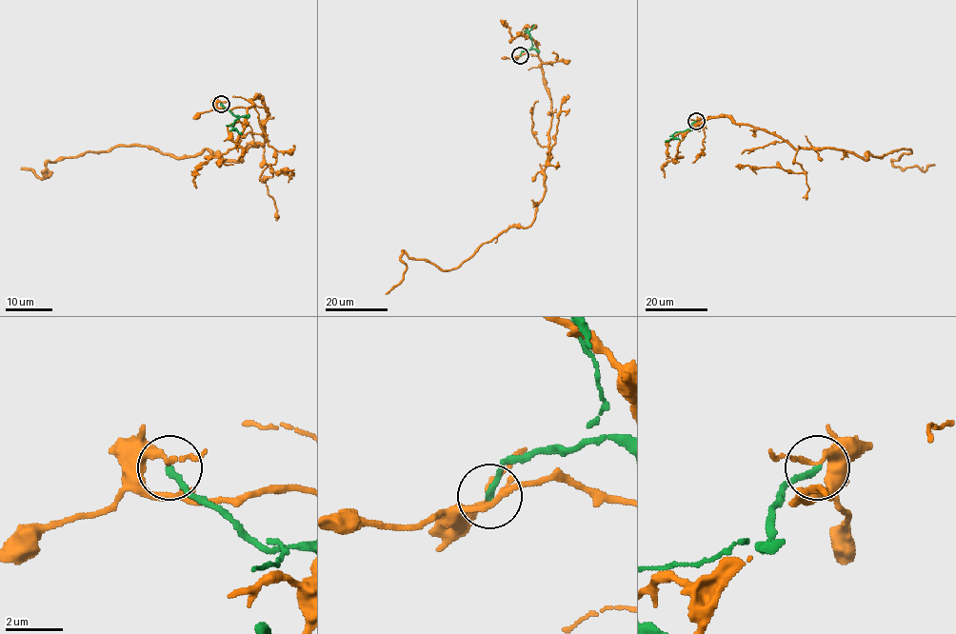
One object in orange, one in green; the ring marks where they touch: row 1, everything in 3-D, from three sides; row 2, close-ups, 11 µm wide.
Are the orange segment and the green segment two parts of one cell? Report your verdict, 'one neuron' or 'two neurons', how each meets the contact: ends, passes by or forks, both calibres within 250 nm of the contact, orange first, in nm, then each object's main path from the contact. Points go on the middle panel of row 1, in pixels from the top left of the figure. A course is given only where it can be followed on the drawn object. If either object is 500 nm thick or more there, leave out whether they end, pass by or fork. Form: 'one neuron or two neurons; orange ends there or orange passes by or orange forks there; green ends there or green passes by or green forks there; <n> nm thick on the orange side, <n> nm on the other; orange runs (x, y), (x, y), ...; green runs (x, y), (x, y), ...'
two neurons; orange passes by; green ends there; 190 nm thick on the orange side, 200 nm on the other; orange runs (520, 55), (538, 57), (551, 108), (533, 222), (502, 231), (449, 269), (403, 250), (404, 277), (386, 294); green runs (520, 55), (522, 51), (532, 48), (528, 32), (533, 24)

